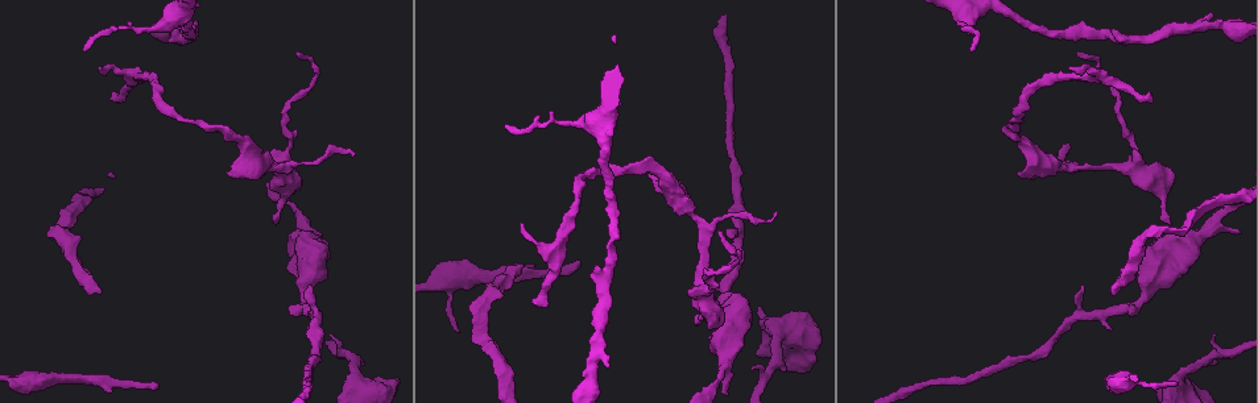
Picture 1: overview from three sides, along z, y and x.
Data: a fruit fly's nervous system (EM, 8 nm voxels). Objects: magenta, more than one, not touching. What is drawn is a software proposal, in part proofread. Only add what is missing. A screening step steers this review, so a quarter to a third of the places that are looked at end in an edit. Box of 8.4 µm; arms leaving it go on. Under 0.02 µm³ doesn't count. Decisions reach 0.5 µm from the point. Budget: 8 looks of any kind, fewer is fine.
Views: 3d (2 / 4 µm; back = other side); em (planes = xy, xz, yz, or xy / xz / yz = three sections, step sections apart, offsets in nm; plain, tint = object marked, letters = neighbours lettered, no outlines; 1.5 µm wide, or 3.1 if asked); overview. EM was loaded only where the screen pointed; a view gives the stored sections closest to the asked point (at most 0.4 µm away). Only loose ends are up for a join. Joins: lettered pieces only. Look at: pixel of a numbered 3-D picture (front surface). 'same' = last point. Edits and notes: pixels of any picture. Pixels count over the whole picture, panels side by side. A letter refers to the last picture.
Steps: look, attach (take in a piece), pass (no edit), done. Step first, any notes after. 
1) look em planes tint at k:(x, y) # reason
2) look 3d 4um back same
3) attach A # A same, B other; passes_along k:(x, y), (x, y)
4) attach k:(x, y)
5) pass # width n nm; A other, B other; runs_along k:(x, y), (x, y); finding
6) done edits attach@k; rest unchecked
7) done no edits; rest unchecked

look em planes letters at 1:(1113, 295) # free end

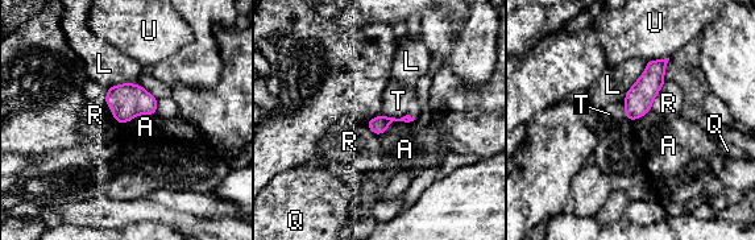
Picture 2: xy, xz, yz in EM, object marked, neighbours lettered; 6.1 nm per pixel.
attach T # A other, L other, Q other, R other, T same, U other; passes_along 2:(378, 124), (394, 118), (398, 100); the neuron continues

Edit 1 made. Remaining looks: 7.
look overview

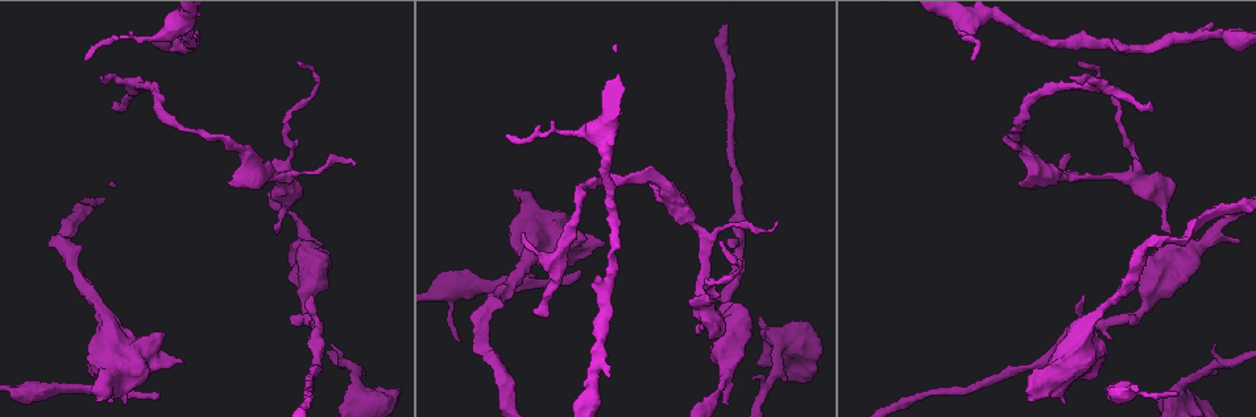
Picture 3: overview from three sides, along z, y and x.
look 3d 2um at 3:(535, 313) # an open end

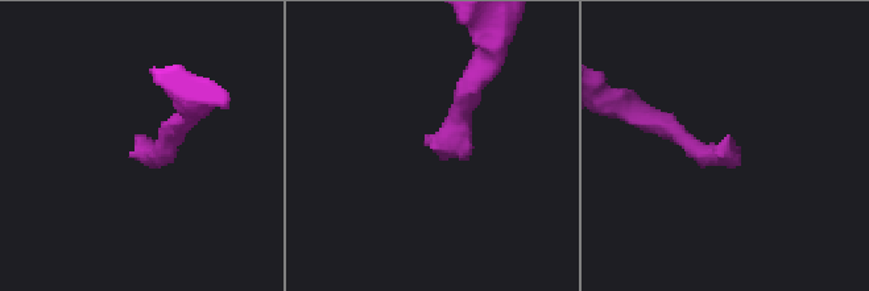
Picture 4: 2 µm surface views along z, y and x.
look em planes tint at 4:(135, 136) # now the EM

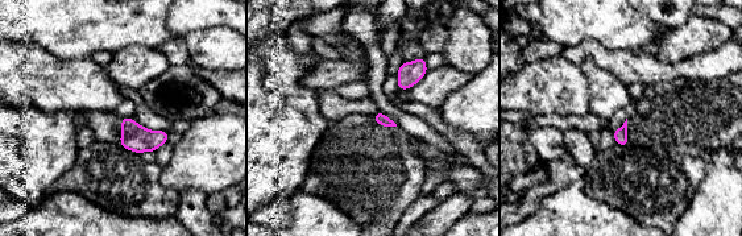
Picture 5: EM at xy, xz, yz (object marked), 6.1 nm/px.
look em planes letters same

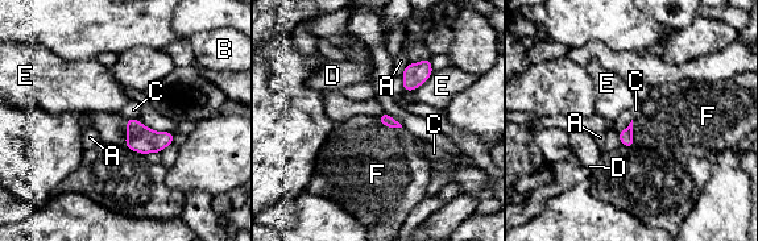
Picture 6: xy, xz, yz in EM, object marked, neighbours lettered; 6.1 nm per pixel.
attach F # A other, B other, C other, D other, E other, F same; passes_along 6:(386, 120), (389, 127), (375, 165); the neuron continues

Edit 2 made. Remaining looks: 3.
done edits attach@2, attach@6; rest unchecked

